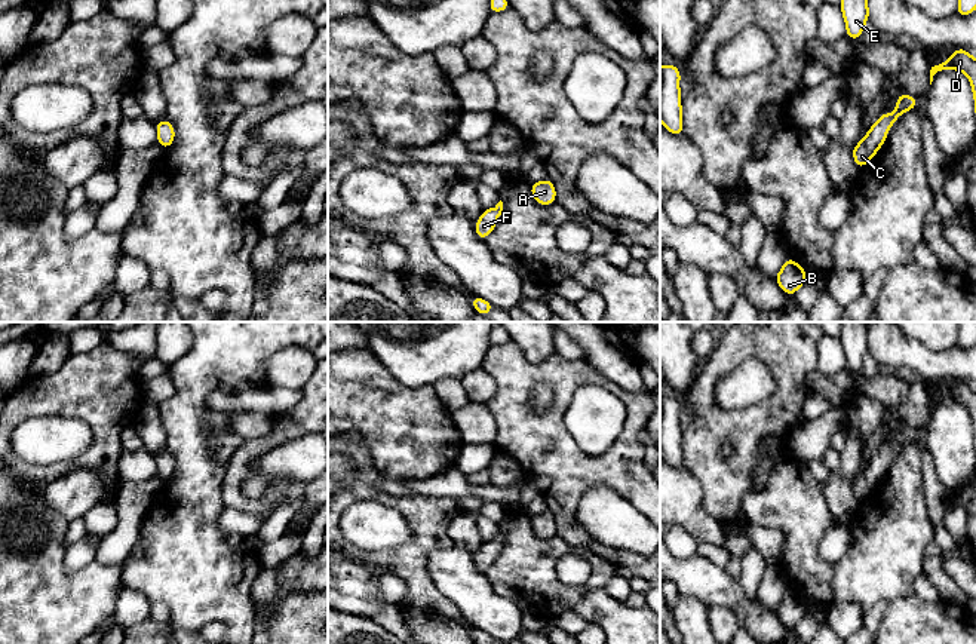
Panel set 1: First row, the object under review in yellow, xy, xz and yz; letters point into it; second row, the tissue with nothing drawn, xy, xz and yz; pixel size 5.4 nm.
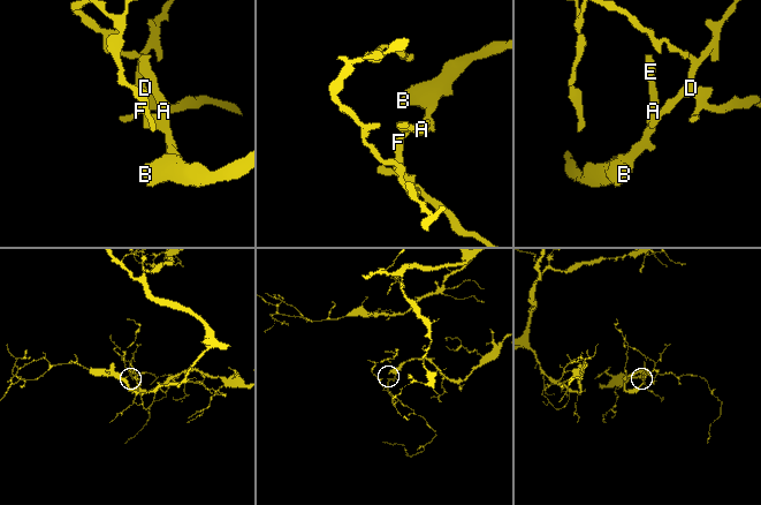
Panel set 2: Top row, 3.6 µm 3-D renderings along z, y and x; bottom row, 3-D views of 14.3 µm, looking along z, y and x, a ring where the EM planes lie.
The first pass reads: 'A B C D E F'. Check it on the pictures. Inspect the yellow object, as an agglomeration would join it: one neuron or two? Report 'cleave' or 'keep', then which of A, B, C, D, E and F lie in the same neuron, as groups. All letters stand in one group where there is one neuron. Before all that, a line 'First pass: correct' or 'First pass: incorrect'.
First pass: correct
keep; groups A B C D E F

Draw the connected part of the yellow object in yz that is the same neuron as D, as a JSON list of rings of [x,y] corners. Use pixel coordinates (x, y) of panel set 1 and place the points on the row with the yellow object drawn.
[[[957,47],[945,62],[932,67],[930,85],[933,82],[933,76],[942,70],[958,70],[969,77],[975,98],[975,117],[976,117],[976,59],[970,55],[969,50]]]

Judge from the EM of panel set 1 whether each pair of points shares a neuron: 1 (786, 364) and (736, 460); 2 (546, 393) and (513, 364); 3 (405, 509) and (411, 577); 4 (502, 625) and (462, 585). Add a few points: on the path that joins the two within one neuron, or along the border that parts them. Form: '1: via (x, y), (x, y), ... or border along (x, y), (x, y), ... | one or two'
1: via (786, 388), (786, 398), (748, 436) | one
2: border along (548, 382), (552, 388), (552, 402), (534, 411) | two
3: via (420, 526), (420, 548), (411, 561) | one
4: via (491, 615), (472, 595) | one

